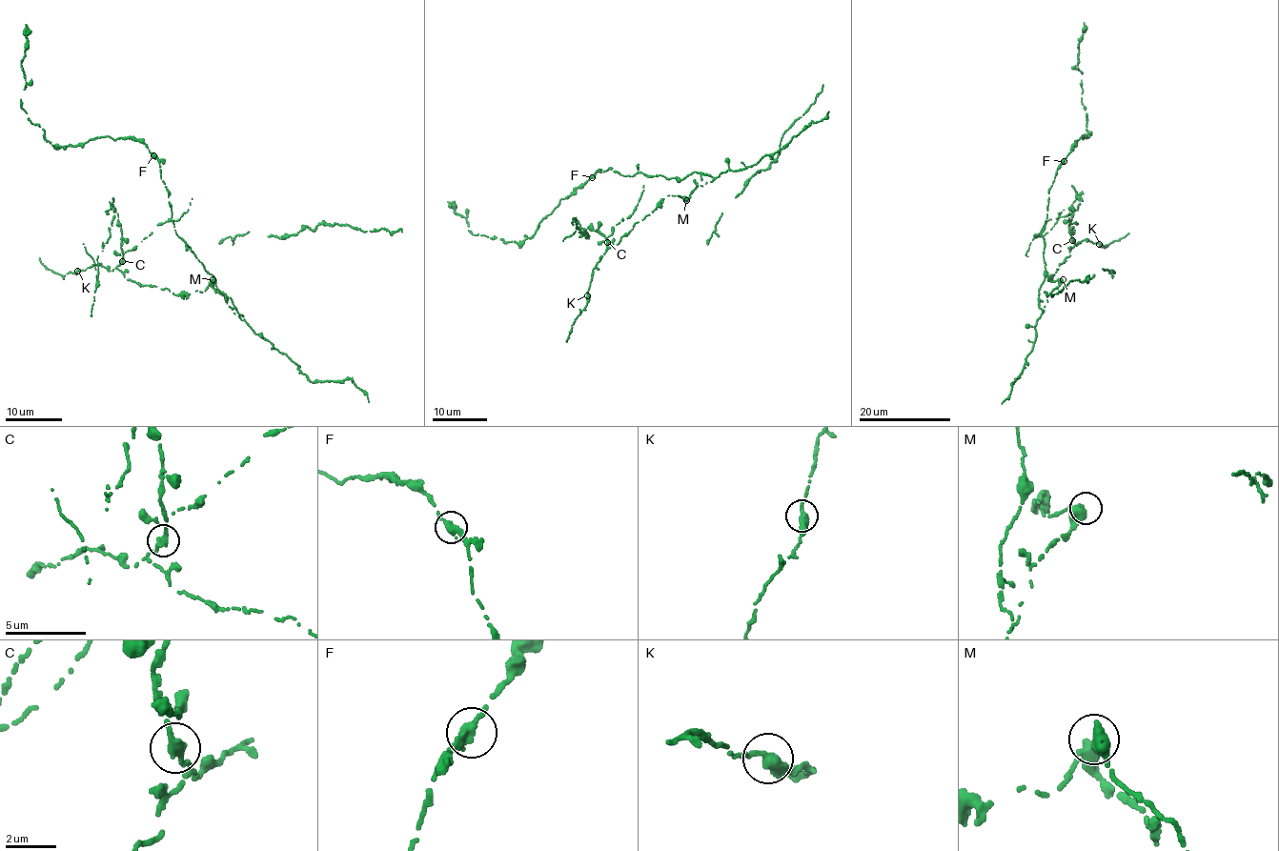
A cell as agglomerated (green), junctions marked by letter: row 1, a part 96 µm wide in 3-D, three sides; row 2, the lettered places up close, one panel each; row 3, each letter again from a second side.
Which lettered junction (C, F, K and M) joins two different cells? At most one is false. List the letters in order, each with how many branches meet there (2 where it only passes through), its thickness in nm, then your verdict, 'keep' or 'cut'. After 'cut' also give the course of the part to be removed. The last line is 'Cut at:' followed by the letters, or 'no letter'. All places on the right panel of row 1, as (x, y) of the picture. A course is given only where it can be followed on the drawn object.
C: branches 1; calibre 480 nm; cut; course (1072, 240), (1068, 224), (1078, 197), (1077, 210), (1046, 221), (1040, 233), (1047, 233), (1064, 210)
F: branches 1; calibre 480 nm; keep
K: branches 2; calibre 360 nm; keep
M: branches 2; calibre 380 nm; keep
Cut at: C

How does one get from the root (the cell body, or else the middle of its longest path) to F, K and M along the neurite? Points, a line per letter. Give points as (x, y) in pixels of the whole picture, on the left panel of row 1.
F: (211, 273), (175, 233), (166, 186), (161, 178), (158, 159), (153, 155)
K: (211, 273), (233, 309), (209, 285), (205, 292), (176, 294), (127, 280), (116, 268), (94, 263), (77, 271)
M: (211, 273), (216, 288), (232, 300), (233, 309), (213, 288), (213, 279)

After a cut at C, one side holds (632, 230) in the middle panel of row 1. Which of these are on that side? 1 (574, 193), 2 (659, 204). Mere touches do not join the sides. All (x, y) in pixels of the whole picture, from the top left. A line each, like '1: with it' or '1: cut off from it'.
1: with it
2: with it

